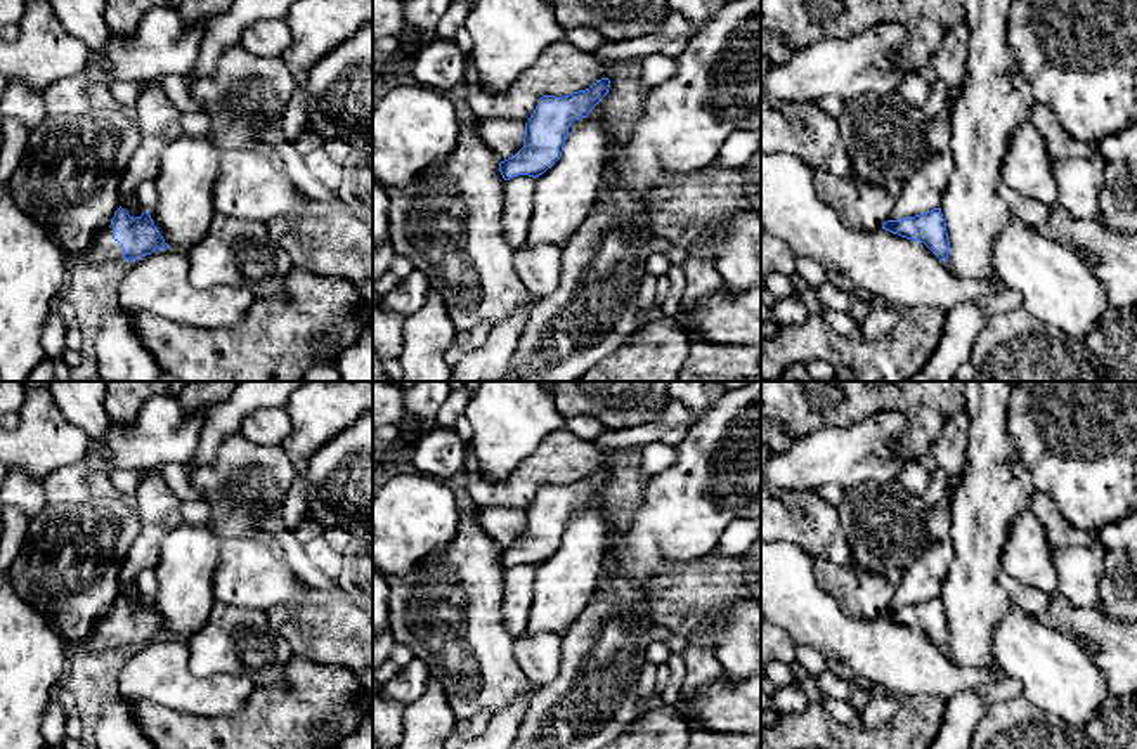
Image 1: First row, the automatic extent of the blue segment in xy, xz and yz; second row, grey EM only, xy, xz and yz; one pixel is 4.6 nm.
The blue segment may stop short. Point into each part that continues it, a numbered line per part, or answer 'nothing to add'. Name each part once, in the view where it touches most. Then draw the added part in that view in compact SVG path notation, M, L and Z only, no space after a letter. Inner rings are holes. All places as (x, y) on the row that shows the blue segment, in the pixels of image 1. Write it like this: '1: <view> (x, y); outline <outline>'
1: xy (103, 248); outline M106 224L102 231L95 232L90 248L87 251L87 260L94 264L102 264L109 260L123 260L123 248L113 239L113 224Z

